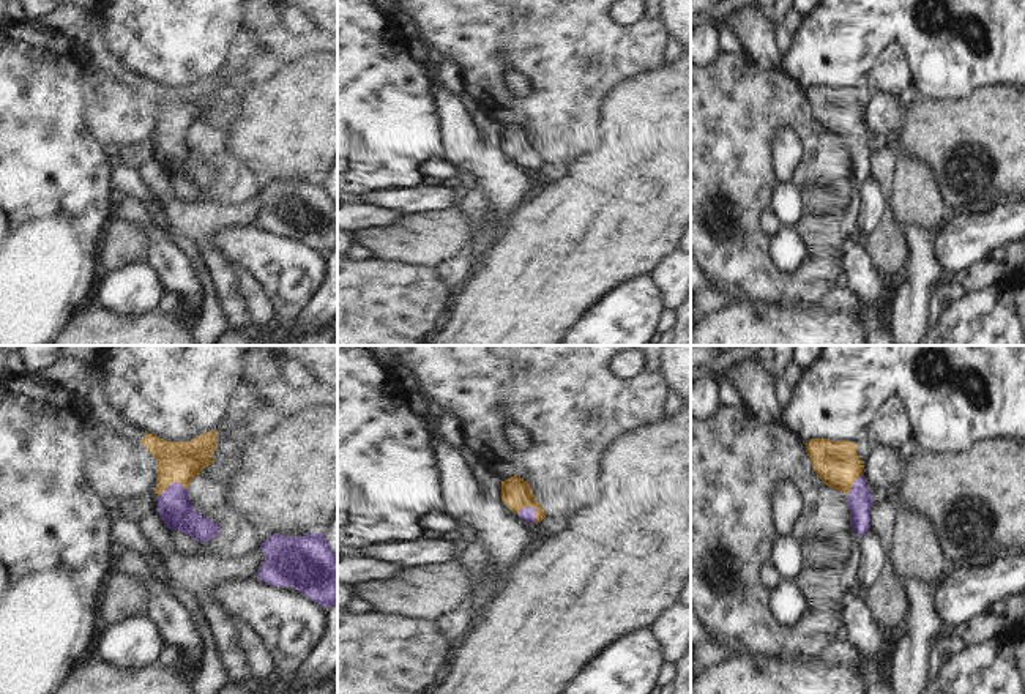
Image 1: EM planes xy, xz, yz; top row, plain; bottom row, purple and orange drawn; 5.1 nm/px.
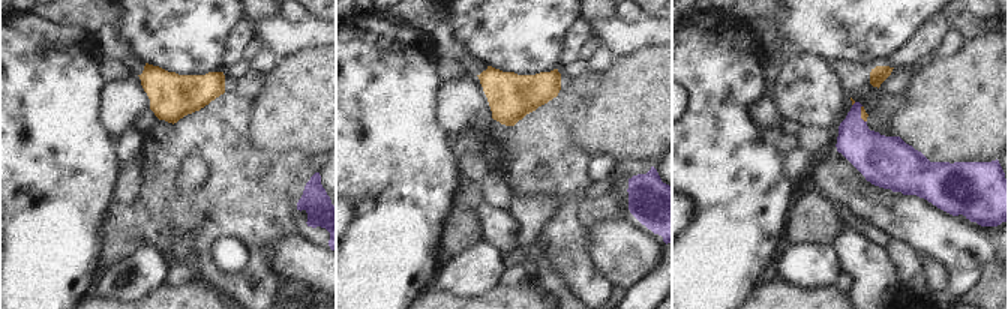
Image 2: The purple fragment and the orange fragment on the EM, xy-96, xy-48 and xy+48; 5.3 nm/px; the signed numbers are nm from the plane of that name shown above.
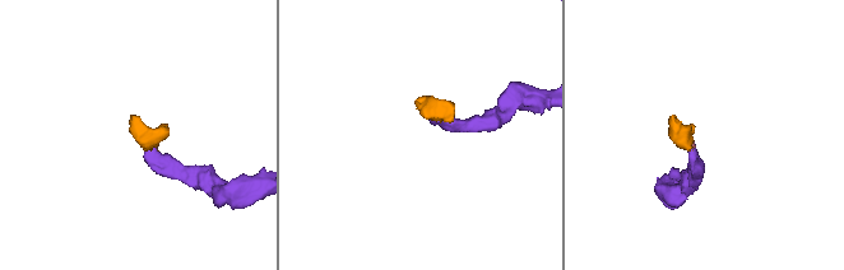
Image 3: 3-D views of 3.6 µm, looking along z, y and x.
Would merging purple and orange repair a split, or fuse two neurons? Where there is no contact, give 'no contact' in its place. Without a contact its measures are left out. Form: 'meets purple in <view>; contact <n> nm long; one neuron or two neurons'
meets purple in xz; contact 120 nm long; one neuron

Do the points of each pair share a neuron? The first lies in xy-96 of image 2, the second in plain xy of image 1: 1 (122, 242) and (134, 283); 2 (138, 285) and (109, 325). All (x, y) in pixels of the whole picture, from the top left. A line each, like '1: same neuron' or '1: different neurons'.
1: different neurons
2: different neurons

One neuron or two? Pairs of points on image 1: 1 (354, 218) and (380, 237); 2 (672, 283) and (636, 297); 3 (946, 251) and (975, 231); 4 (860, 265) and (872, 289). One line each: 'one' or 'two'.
1: two
2: two
3: one
4: one

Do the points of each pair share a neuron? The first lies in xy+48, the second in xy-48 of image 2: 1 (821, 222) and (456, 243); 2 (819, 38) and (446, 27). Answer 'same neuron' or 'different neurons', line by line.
1: same neuron
2: different neurons

